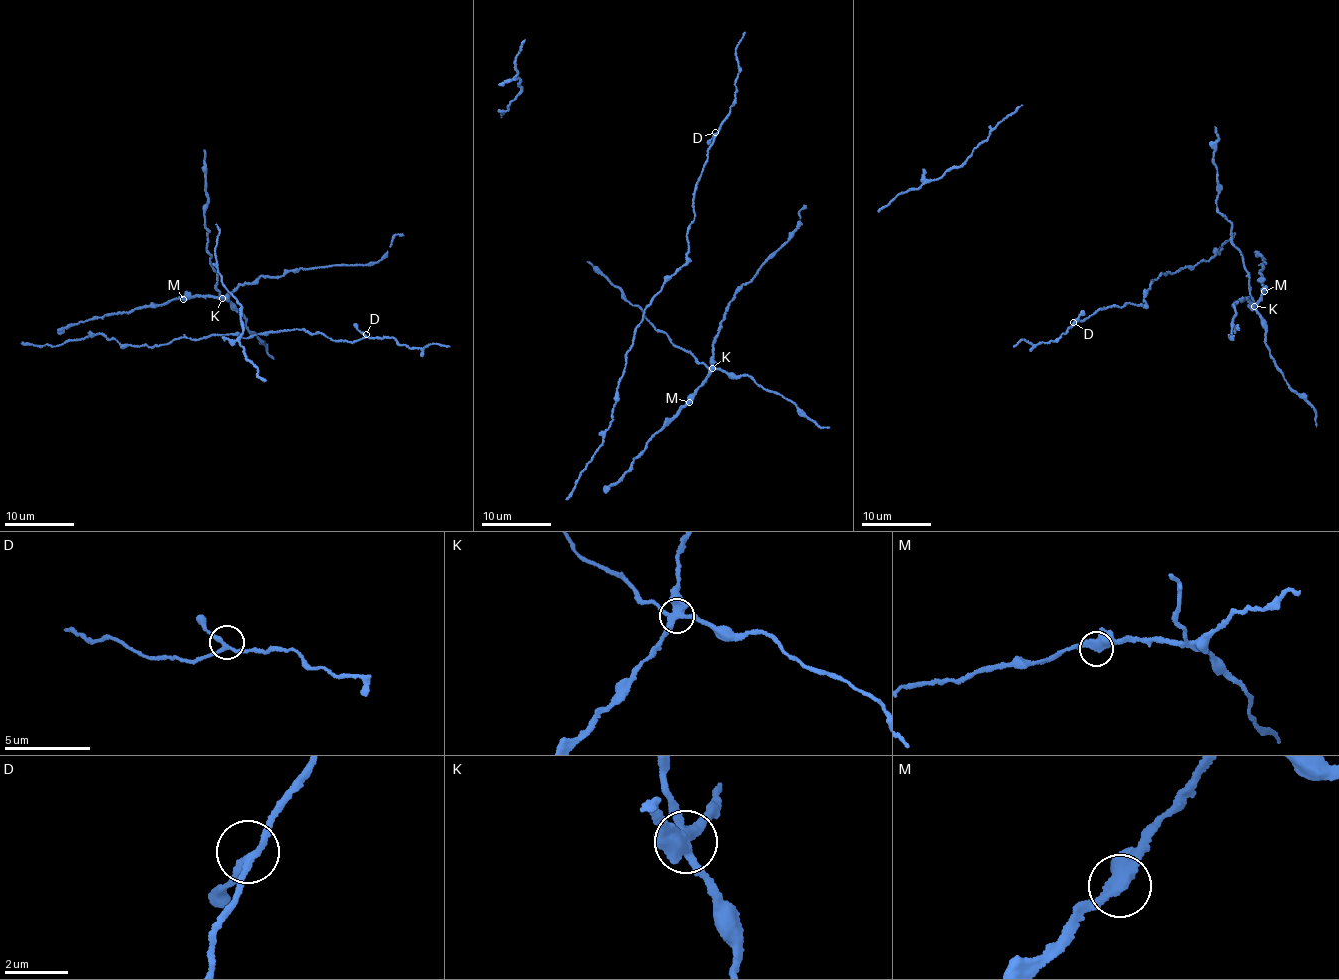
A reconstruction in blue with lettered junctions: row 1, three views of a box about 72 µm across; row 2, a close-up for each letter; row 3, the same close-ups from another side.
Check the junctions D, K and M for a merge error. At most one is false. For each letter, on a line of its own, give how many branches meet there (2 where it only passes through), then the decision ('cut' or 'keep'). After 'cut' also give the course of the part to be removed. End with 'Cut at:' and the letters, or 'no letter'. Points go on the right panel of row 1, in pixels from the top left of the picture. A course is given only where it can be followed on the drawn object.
D: 3 branches meet; keep
K: 4 branches meet; cut
M: 4 branches meet; keep
Cut at: K

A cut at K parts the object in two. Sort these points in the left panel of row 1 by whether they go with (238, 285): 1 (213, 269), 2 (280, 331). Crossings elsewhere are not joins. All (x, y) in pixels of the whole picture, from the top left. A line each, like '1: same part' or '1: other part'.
1: other part
2: same part

